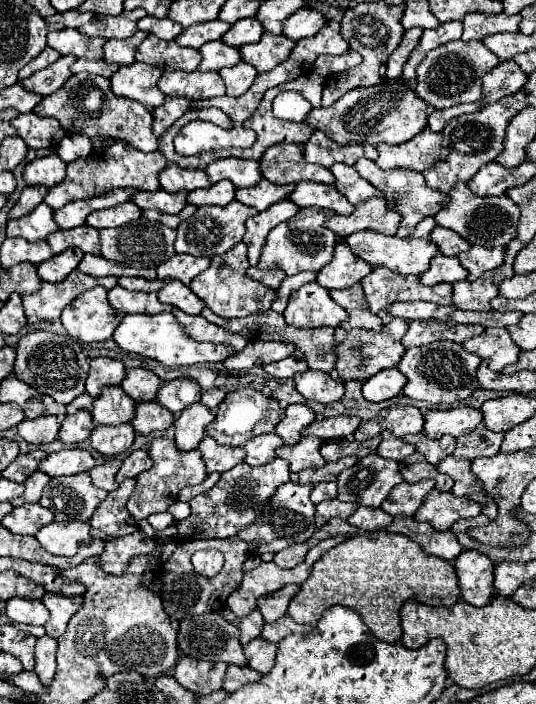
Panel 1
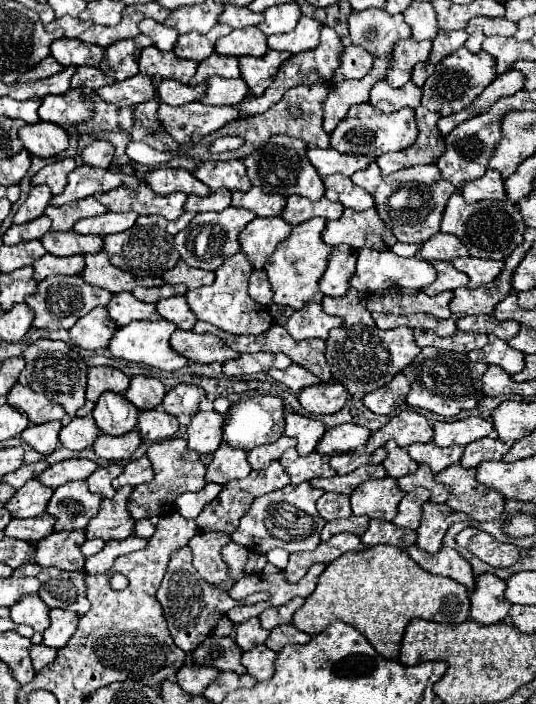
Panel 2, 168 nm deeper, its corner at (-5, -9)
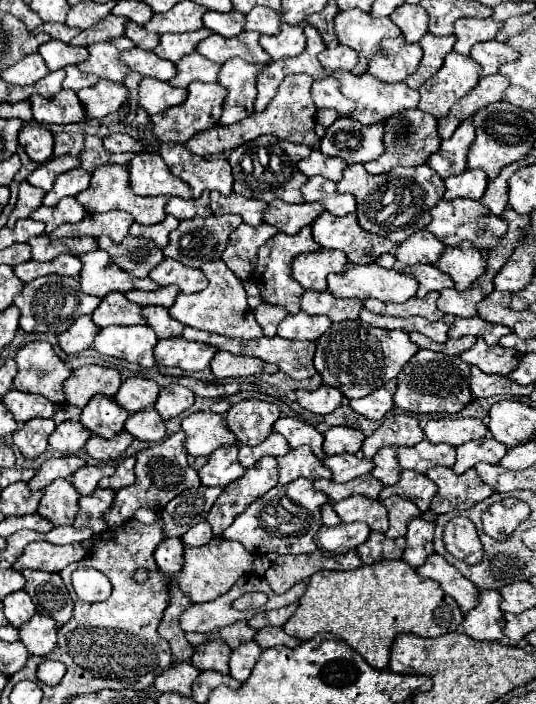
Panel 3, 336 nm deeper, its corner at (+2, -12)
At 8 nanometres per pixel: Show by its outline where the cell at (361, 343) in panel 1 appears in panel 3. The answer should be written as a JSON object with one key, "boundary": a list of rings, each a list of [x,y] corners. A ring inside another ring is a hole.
{"boundary":[[[346,320],[334,322],[328,332],[318,338],[314,366],[326,386],[338,388],[346,398],[364,398],[384,382],[396,378],[402,366],[418,350],[420,348],[414,346],[402,330],[368,328],[368,324],[362,324],[360,320]]]}

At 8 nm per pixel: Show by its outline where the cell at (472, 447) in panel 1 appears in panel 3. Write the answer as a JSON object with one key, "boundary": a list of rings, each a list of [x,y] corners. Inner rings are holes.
{"boundary":[[[482,438],[482,440],[472,440],[472,442],[458,446],[456,452],[458,452],[458,458],[452,470],[456,474],[464,474],[468,468],[472,468],[478,462],[498,464],[502,456],[508,452],[508,448],[494,438]]]}

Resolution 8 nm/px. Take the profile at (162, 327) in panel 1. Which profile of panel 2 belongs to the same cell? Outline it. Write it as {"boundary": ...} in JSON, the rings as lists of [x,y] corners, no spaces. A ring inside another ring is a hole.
{"boundary":[[[159,319],[159,321],[133,321],[133,323],[117,329],[117,333],[113,335],[113,339],[109,343],[109,351],[117,359],[149,365],[149,367],[155,367],[155,369],[161,369],[161,371],[177,371],[181,367],[191,365],[193,361],[181,357],[177,351],[171,349],[169,337],[175,329],[177,327],[171,321],[165,321],[165,319]]]}

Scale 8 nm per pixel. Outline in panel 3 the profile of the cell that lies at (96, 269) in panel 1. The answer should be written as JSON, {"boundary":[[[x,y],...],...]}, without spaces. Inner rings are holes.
{"boundary":[[[94,250],[80,256],[82,272],[80,286],[84,294],[90,296],[106,296],[108,292],[128,292],[128,290],[146,290],[152,292],[158,288],[150,278],[134,278],[128,272],[122,272],[104,250]]]}

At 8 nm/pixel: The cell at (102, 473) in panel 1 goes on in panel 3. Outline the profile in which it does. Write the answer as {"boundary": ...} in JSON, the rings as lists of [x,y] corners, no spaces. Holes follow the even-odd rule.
{"boundary":[[[82,466],[74,476],[70,476],[70,482],[74,482],[74,488],[86,496],[98,488],[100,478],[110,474],[114,474],[114,466]]]}

